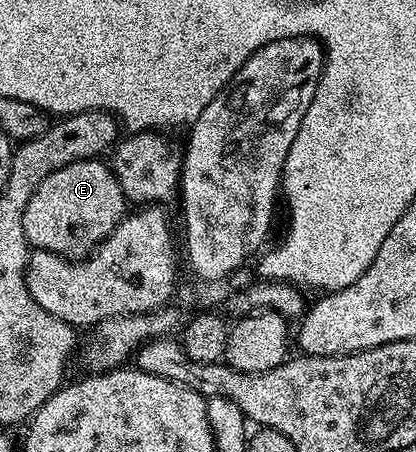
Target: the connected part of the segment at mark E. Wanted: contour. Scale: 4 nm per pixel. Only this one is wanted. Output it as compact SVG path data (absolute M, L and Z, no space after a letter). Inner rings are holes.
M107 160L71 161L38 183L30 203L26 203L22 227L32 249L45 249L78 261L100 248L116 230L116 224L126 215L124 205L124 192Z

